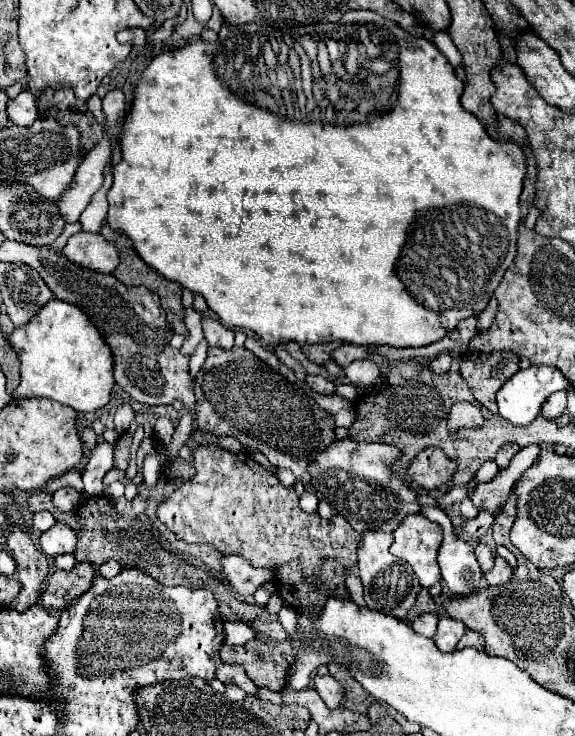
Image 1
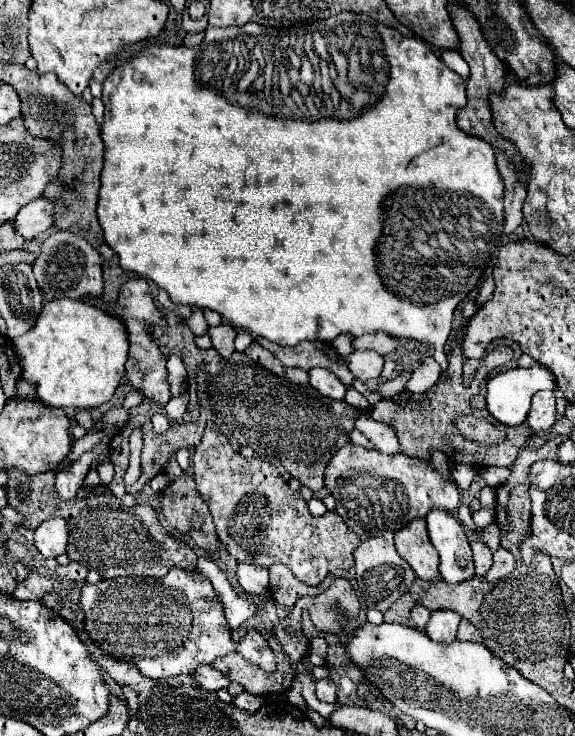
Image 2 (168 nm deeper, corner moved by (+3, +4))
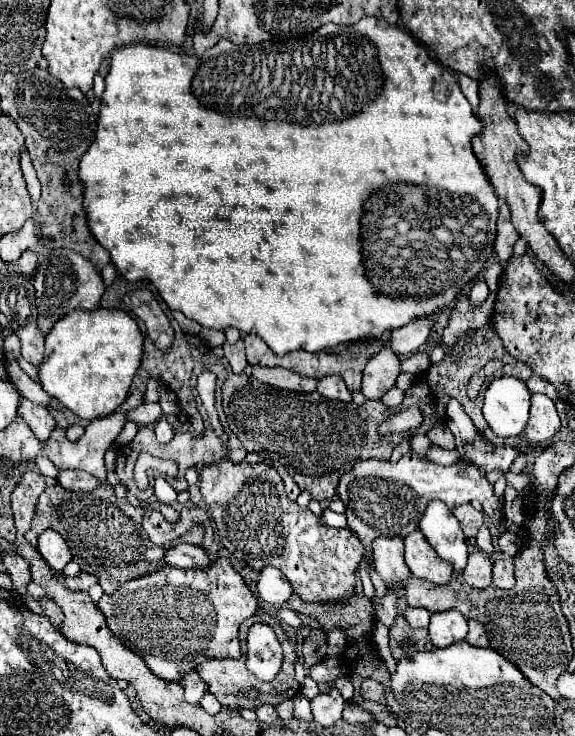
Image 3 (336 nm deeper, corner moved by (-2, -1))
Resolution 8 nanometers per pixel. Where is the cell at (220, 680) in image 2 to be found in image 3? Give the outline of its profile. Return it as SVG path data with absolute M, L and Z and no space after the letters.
M190 671L190 675L184 675L184 679L180 681L184 685L184 699L186 703L200 703L200 699L210 691L206 687L206 683L202 683L202 677L196 671Z

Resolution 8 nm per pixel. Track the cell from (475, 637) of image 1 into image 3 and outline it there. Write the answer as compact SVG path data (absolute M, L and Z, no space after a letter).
M474 619L468 621L466 641L468 641L470 645L474 645L474 647L488 647L488 637L486 637L484 625L482 625L480 621L474 621Z

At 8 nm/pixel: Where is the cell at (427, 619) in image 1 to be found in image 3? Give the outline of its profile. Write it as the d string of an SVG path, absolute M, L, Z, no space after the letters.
M408 607L404 611L406 621L410 623L410 627L428 627L430 621L430 611L422 609L422 607Z

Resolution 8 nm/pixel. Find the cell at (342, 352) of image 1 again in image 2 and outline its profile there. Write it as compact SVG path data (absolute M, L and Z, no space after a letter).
M375 332L375 334L365 334L353 340L353 348L355 350L375 350L377 354L385 356L389 352L393 352L397 348L399 340L385 334L385 332Z

